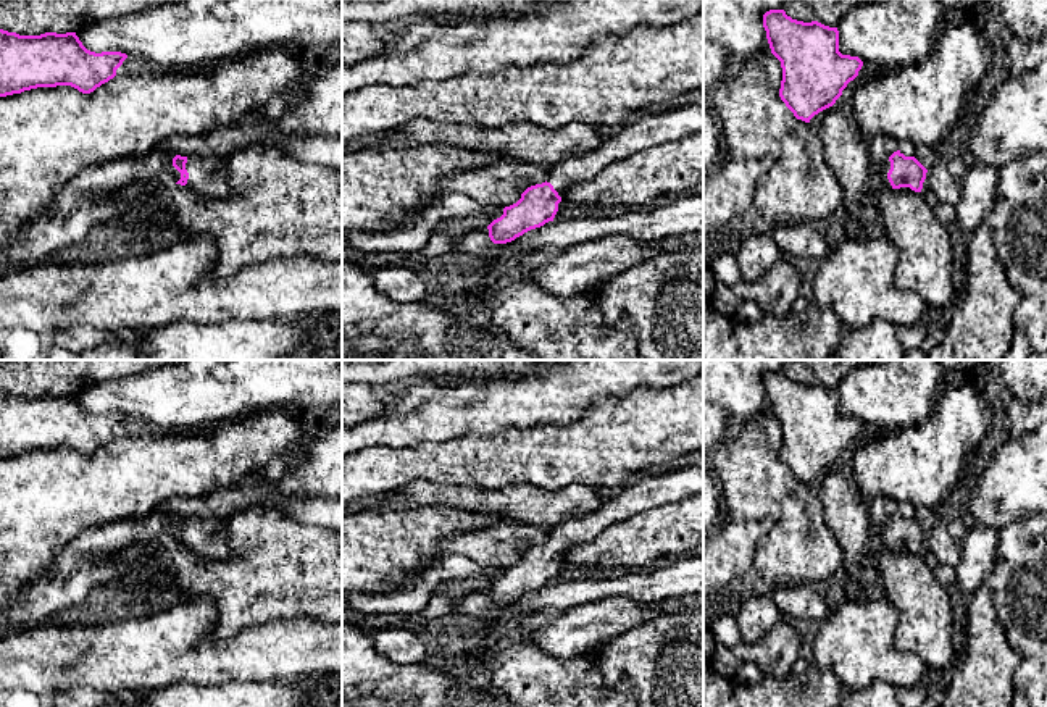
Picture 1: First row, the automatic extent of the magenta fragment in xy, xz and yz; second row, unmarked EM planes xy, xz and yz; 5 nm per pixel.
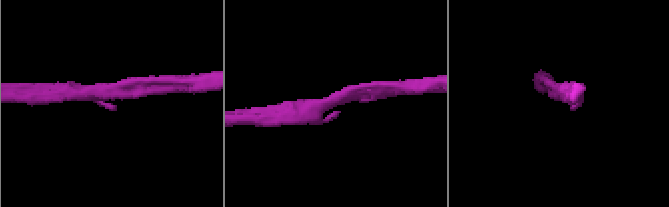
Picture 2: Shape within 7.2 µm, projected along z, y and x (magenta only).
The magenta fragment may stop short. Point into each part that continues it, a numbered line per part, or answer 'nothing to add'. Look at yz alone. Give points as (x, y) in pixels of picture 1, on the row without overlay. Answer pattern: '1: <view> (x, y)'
1: yz (881, 535)

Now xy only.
1: xy (205, 535)

